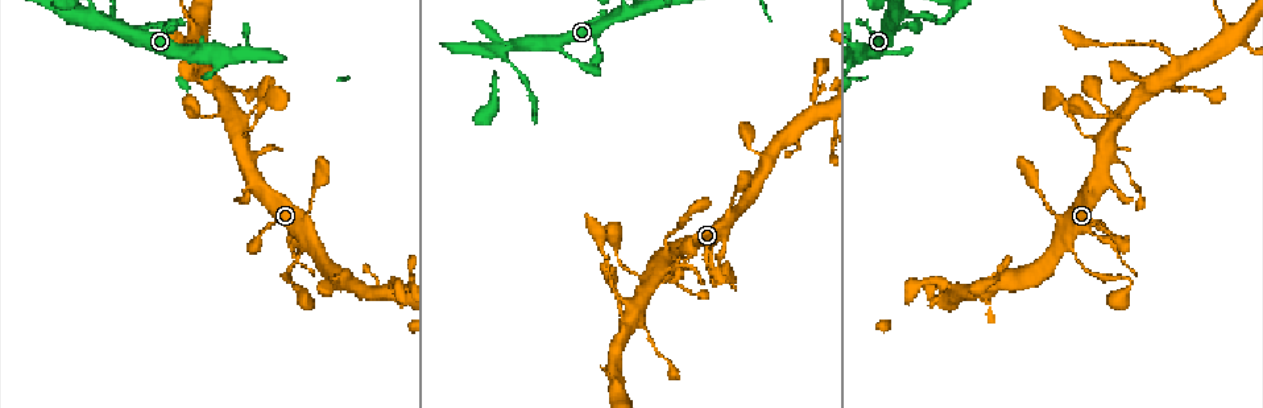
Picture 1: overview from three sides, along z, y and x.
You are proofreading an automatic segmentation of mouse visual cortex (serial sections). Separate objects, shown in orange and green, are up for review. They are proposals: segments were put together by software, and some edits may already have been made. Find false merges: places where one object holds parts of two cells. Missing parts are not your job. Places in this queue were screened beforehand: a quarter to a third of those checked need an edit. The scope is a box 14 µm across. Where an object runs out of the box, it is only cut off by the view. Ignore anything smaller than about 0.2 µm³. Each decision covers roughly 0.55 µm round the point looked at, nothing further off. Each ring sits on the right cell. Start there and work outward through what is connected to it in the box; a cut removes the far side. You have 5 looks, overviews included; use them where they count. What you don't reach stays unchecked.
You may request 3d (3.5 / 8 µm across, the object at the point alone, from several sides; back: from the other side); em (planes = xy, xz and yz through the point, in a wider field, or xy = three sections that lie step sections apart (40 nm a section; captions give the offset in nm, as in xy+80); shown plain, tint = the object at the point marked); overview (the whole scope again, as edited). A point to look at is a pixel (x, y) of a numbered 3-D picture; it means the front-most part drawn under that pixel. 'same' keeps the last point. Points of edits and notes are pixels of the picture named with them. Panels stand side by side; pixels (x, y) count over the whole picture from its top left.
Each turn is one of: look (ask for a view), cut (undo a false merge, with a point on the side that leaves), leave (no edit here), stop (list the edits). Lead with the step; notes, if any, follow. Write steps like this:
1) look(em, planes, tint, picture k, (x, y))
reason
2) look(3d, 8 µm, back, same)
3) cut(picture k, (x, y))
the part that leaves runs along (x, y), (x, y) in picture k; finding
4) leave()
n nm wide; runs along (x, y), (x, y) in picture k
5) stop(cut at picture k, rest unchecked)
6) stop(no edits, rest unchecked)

look(3d, 8 µm, back, picture 1, (245, 141))
branch point

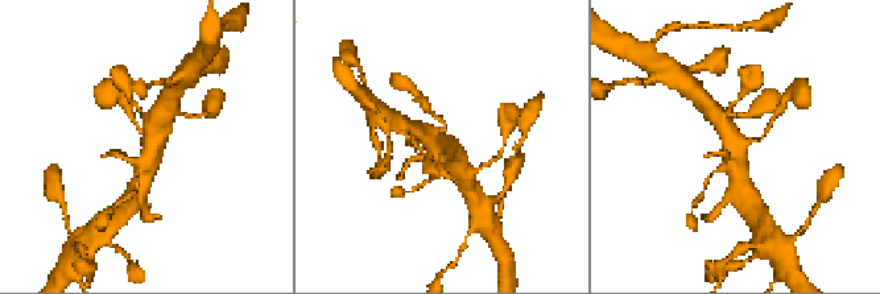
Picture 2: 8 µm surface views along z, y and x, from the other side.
look(em, planes, tint, picture 2, (743, 140))
now the EM

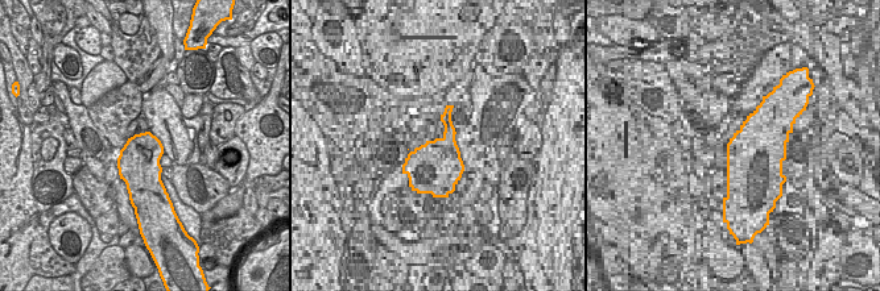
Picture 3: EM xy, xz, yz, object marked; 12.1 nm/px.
leave()
all the same cell

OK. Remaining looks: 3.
look(3d, 3.5 µm, picture 1, (202, 69))
side arm on a straight run

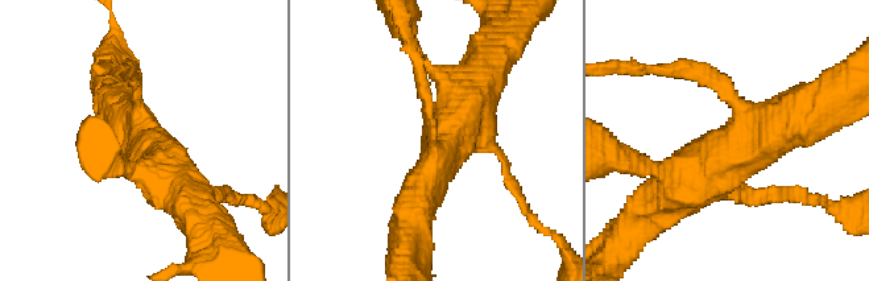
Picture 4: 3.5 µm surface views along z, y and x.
look(em, xy, step 3, tint, picture 4, (445, 146))
3 arms; arms of 150, 500, 600 nm

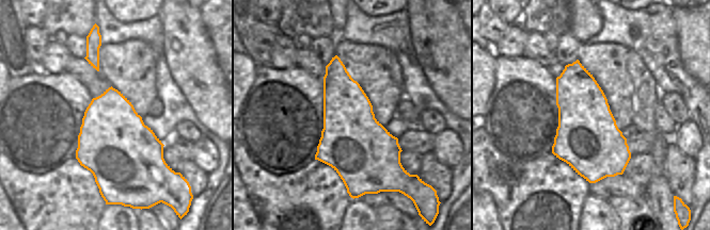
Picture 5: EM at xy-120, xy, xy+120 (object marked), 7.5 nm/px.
look(em, xy, step 1, tint, same)

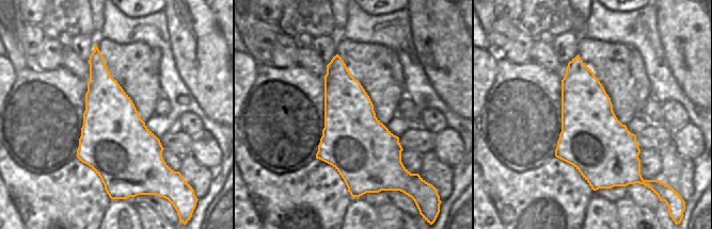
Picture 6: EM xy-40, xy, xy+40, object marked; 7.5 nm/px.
leave()
runs along (678, 187), (803, 115) in picture 4; all the same cell

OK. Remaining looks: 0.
stop(no edits, rest unchecked)

